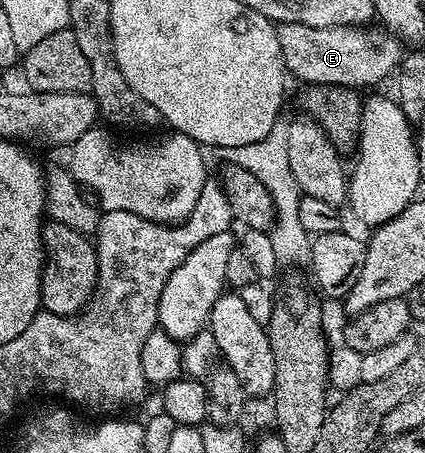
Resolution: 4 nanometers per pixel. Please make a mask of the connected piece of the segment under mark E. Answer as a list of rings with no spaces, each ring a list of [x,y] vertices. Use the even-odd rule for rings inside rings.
[[[284,21],[278,25],[276,32],[288,73],[308,85],[343,86],[363,90],[365,86],[379,83],[390,73],[392,75],[403,57],[403,46],[398,37],[376,38],[373,33],[356,25],[325,28]]]

